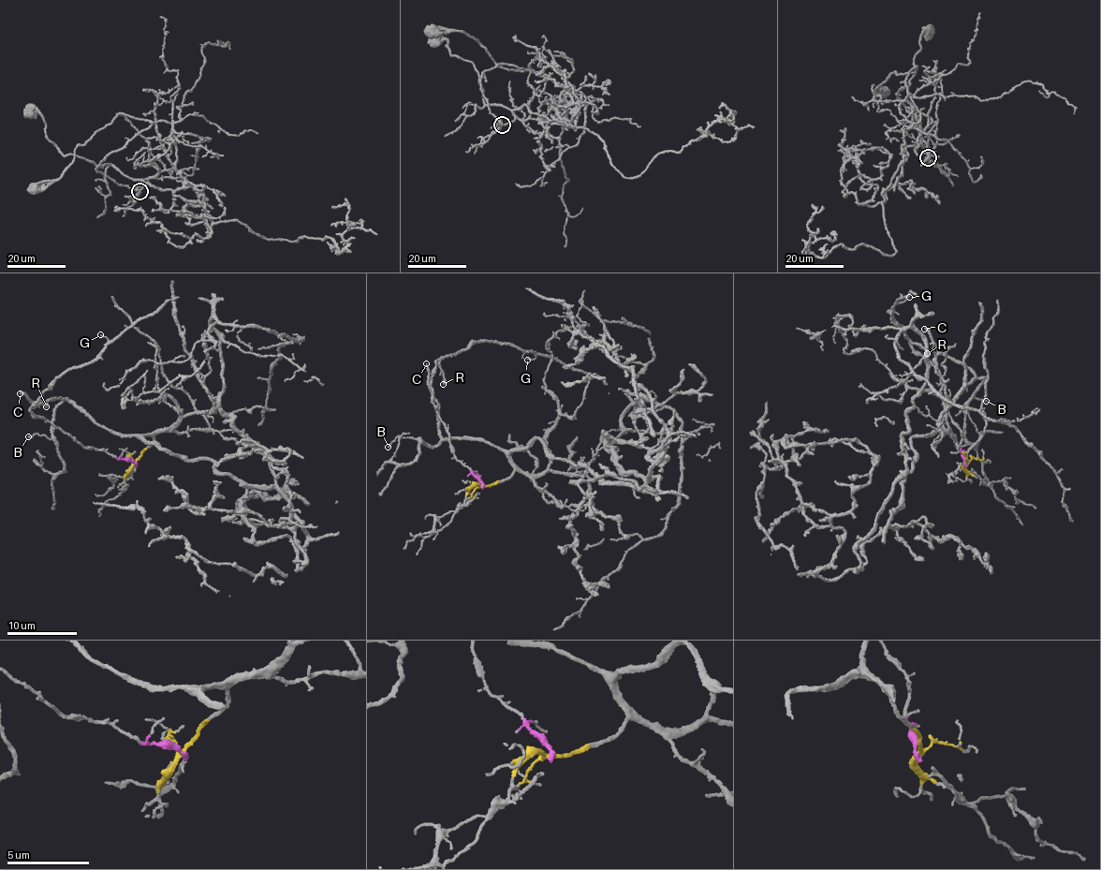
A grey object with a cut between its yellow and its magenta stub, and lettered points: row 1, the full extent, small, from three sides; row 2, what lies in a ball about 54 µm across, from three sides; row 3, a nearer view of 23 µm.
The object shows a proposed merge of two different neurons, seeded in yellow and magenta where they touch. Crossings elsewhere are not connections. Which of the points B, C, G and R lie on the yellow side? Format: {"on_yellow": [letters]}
{"on_yellow": ["B", "C"]}

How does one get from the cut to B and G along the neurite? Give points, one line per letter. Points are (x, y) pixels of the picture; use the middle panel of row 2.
B: (481, 486), (504, 480), (512, 464), (497, 448), (480, 440), (446, 438), (433, 447), (402, 436), (389, 447)
G: (481, 486), (456, 459), (432, 401), (431, 376), (438, 361), (491, 340), (534, 352), (527, 360)

